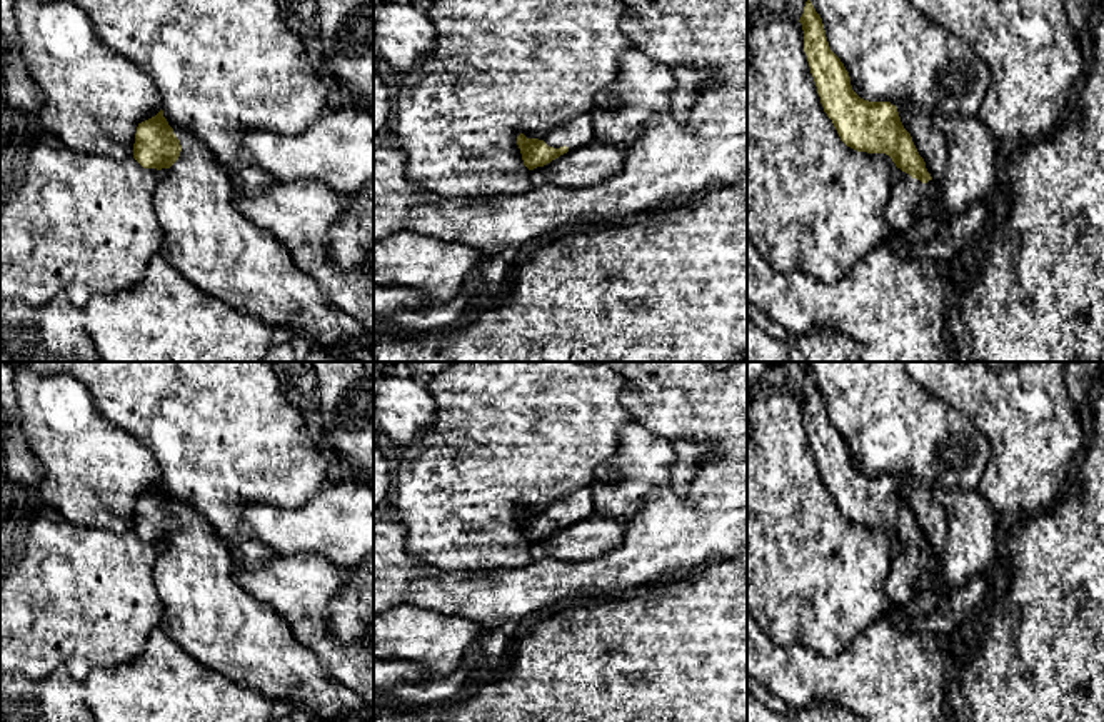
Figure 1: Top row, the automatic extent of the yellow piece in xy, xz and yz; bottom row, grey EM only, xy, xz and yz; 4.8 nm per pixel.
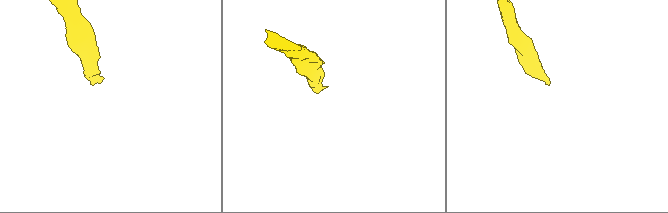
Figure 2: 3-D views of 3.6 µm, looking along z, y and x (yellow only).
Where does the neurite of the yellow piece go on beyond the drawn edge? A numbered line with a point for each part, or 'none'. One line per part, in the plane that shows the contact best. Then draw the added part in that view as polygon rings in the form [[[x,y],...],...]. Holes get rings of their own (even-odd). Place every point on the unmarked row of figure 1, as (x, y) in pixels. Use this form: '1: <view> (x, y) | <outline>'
1: xy (207, 612) | [[[173,502],[182,525],[170,542],[162,542],[162,552],[153,567],[153,582],[163,614],[160,629],[175,640],[187,654],[222,675],[258,690],[277,709],[305,712],[310,717],[330,720],[349,714],[367,714],[374,722],[365,702],[339,682],[320,662],[320,659],[292,634],[289,624],[268,604],[252,597],[235,579],[232,570],[232,552],[218,537],[212,524],[192,505]]]

